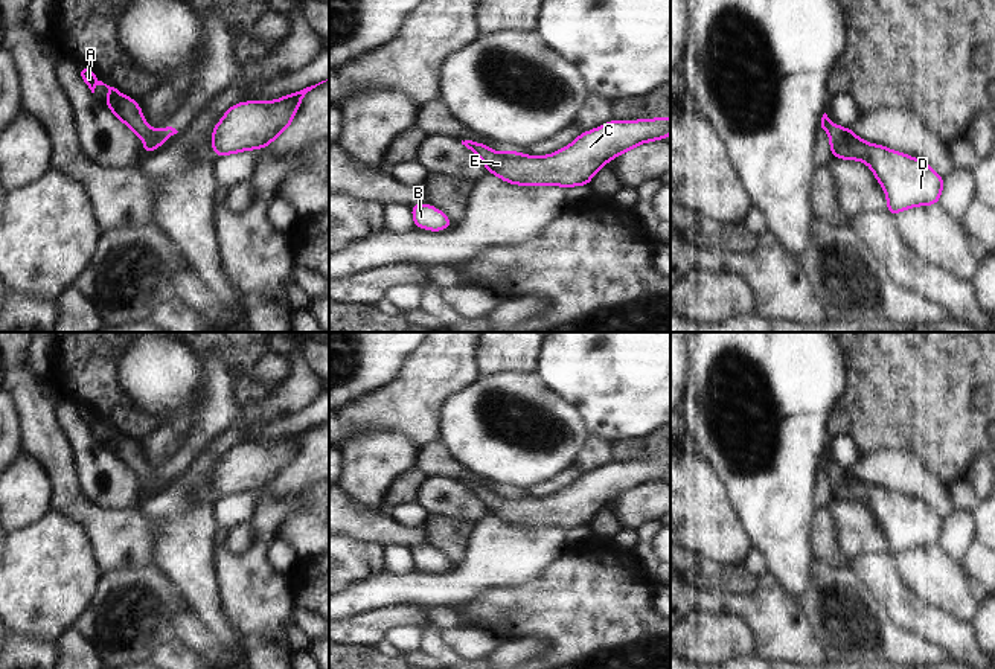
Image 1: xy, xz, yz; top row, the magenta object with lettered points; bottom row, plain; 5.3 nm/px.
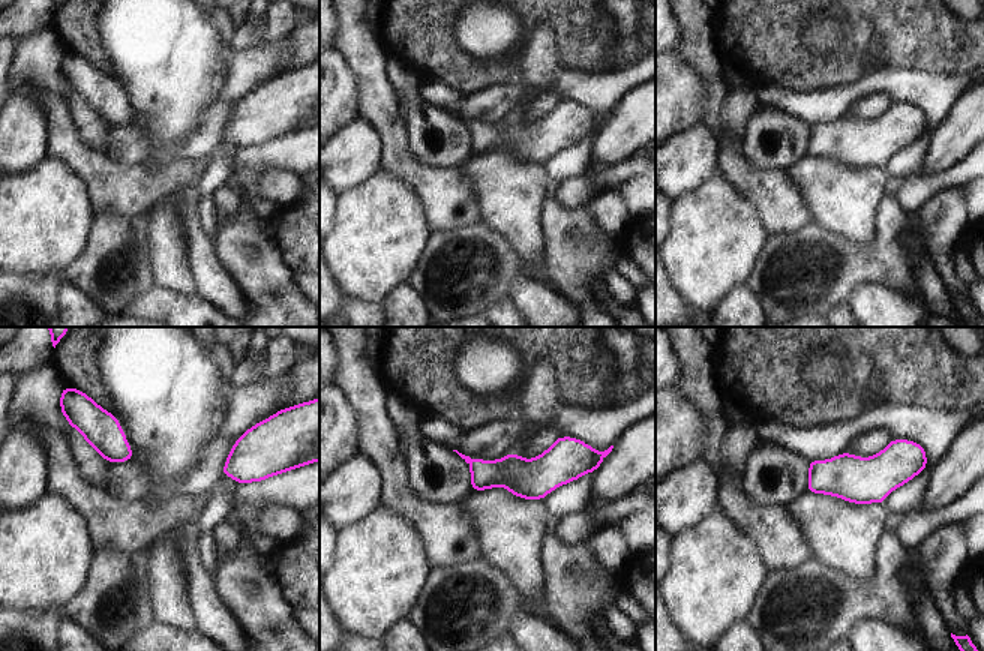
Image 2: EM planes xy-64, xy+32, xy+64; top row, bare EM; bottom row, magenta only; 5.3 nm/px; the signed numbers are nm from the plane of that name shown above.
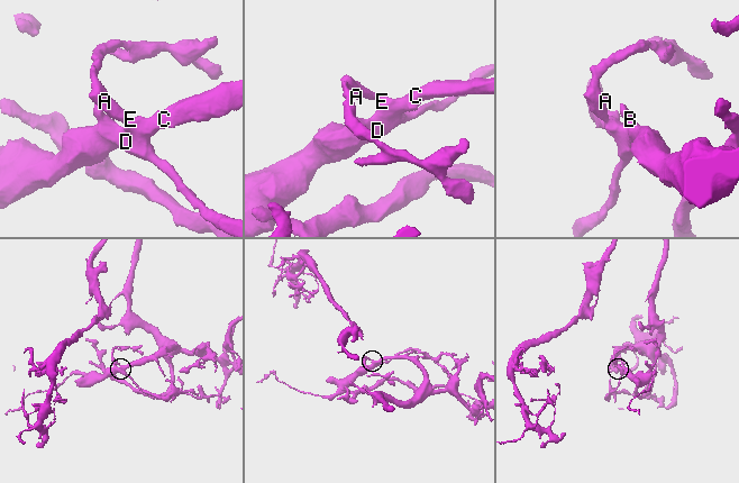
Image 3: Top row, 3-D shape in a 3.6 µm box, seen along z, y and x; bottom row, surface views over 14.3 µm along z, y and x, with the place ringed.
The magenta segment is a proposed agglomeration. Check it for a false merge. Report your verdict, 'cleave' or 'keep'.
keep

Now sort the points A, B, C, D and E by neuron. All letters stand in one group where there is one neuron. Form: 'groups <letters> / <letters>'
groups A B C D E

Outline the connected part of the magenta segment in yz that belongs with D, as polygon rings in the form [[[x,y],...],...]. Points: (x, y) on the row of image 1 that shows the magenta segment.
[[[827,114],[821,117],[821,128],[827,133],[829,154],[840,160],[865,163],[882,186],[887,198],[887,213],[939,204],[945,178],[917,157],[893,151],[884,145],[859,139],[853,130],[835,125]]]

